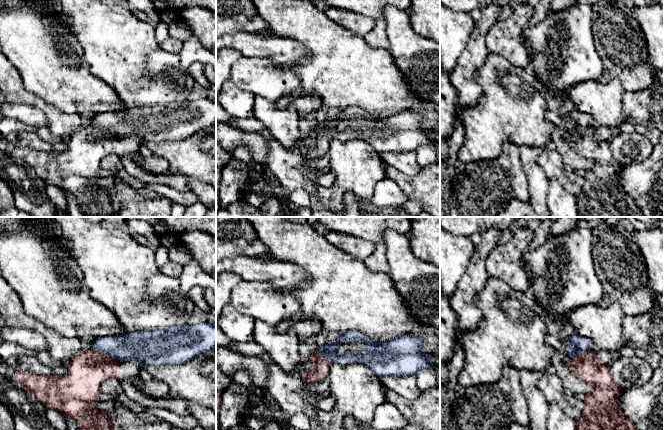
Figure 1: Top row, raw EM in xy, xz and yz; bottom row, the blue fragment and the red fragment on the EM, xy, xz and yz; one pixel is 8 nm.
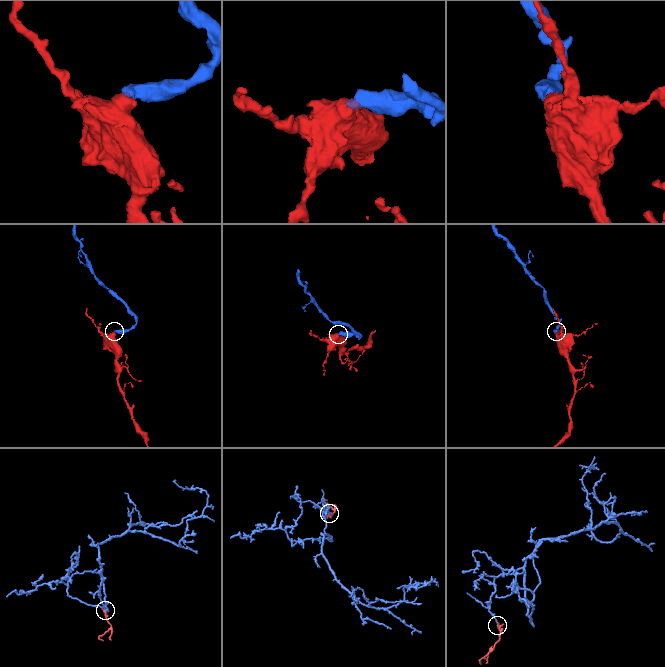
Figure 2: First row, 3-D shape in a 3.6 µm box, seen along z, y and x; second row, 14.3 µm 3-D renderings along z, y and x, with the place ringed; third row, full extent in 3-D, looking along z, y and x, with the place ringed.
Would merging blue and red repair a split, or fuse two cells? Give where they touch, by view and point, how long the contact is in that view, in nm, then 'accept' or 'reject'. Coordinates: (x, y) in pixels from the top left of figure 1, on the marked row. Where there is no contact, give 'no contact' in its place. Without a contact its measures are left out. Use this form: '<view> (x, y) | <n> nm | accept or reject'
xy (104, 353) | 220 nm | accept

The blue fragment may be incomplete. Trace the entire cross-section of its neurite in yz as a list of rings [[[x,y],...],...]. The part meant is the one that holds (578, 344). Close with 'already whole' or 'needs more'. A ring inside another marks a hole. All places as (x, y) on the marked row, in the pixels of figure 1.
[[[574,333],[566,346],[566,354],[570,359],[568,368],[584,384],[592,385],[594,390],[585,394],[584,410],[576,421],[577,430],[637,430],[634,423],[622,412],[618,400],[618,392],[622,389],[614,383],[610,367],[599,362],[599,355],[590,350],[589,339]]]; needs more

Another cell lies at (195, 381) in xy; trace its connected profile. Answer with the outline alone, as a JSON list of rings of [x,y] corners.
[[[216,350],[174,366],[150,366],[153,379],[169,387],[172,397],[209,407],[216,413]]]

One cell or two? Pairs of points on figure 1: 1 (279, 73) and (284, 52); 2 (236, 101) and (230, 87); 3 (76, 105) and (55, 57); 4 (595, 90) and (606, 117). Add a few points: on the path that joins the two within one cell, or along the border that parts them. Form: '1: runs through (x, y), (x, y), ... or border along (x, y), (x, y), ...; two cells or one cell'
1: border along (259, 56), (271, 58), (277, 63), (284, 65); two cells
2: runs through (233, 98), (230, 95), (230, 90); one cell
3: runs through (76, 93), (55, 69); one cell
4: runs through (596, 97), (603, 104), (605, 110); one cell

